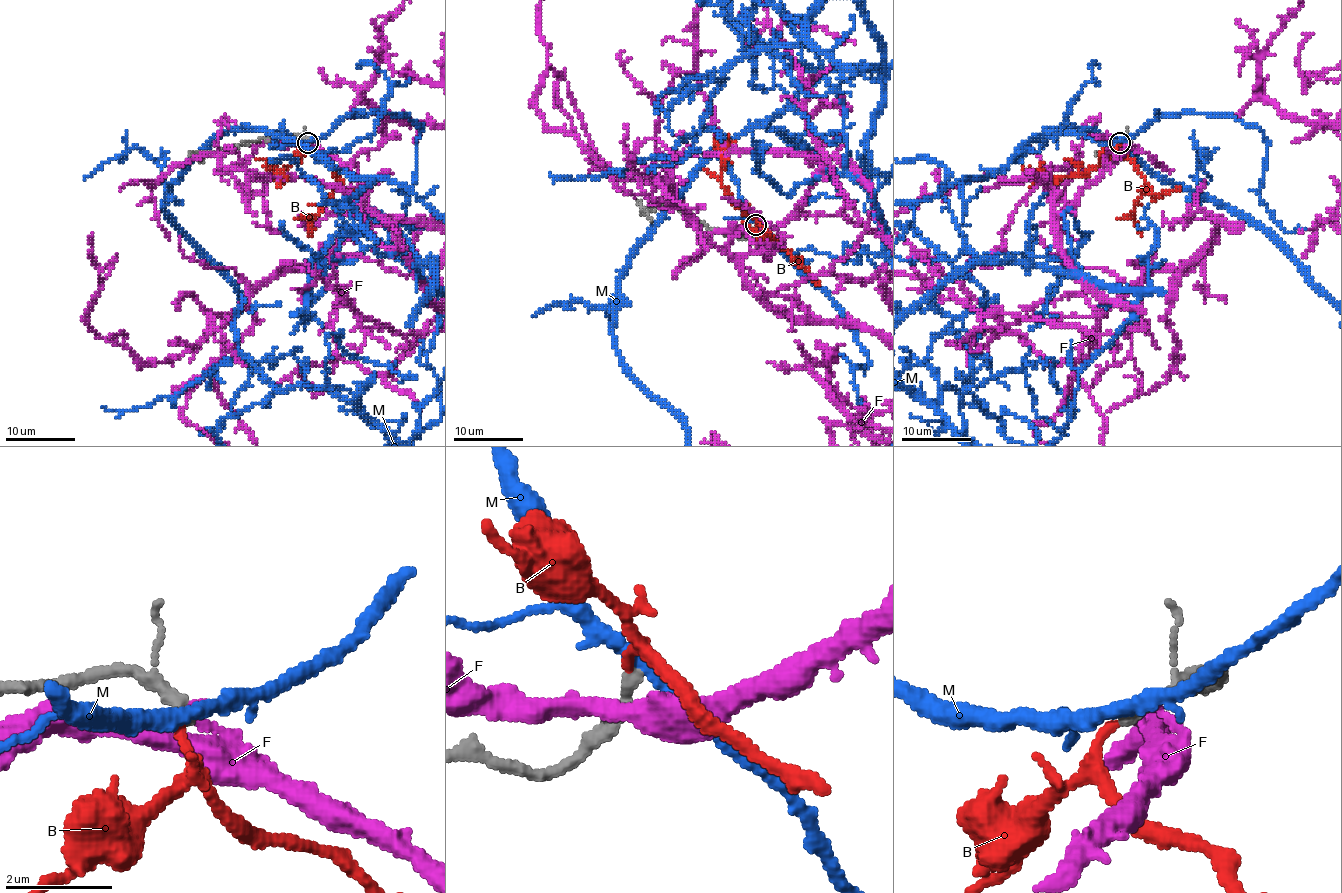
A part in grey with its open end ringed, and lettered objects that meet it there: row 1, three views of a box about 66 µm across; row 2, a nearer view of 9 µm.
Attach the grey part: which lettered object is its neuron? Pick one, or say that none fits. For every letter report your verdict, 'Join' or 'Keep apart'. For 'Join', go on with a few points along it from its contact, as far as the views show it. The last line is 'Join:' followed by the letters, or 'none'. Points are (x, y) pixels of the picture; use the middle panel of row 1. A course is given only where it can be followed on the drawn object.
B: Join. Its course: (755, 224), (780, 240), (788, 252), (759, 236), (743, 222)
F: Keep apart
M: Keep apart
Join: B

